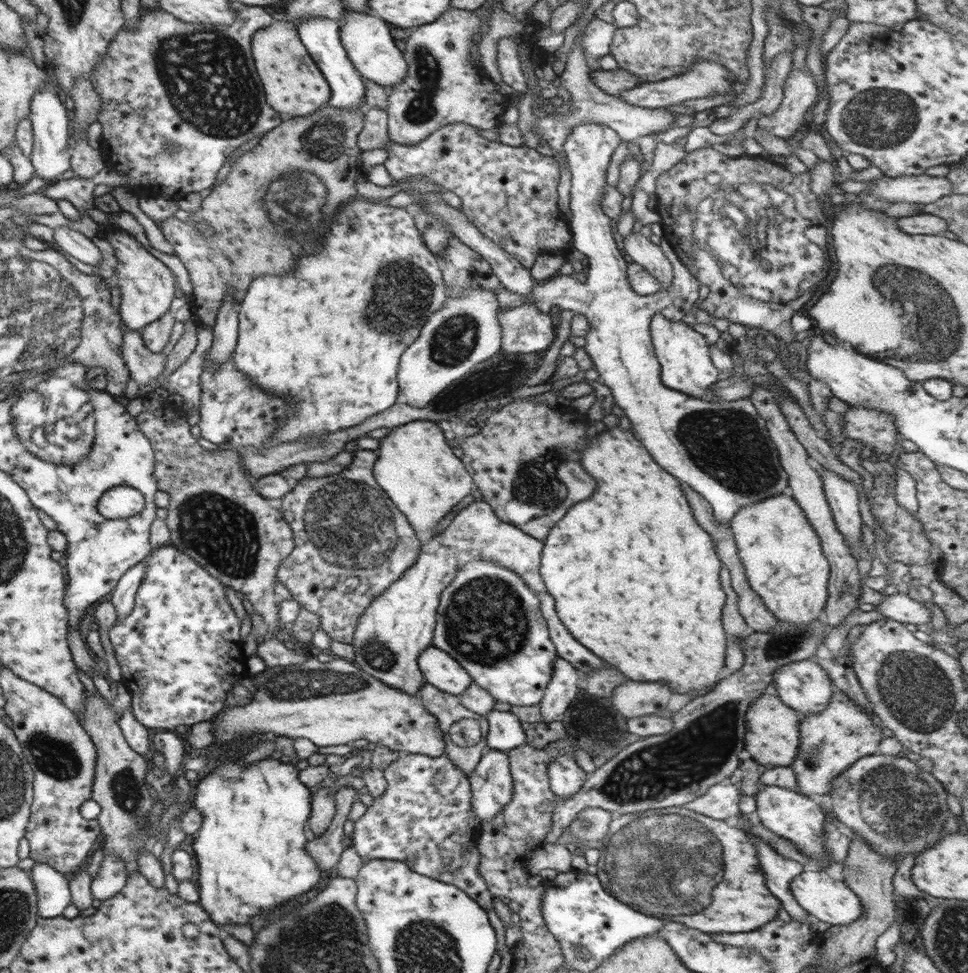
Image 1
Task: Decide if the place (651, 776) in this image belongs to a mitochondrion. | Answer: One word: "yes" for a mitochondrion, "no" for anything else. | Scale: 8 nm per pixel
yes

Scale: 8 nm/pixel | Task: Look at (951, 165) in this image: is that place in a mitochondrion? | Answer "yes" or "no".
no

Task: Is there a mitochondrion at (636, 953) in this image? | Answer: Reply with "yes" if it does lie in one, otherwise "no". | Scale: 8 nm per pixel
no

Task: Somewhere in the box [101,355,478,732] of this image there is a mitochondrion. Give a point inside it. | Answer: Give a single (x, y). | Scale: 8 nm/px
(351, 529)

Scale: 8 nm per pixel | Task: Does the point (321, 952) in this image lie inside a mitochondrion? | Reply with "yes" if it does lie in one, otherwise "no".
yes

